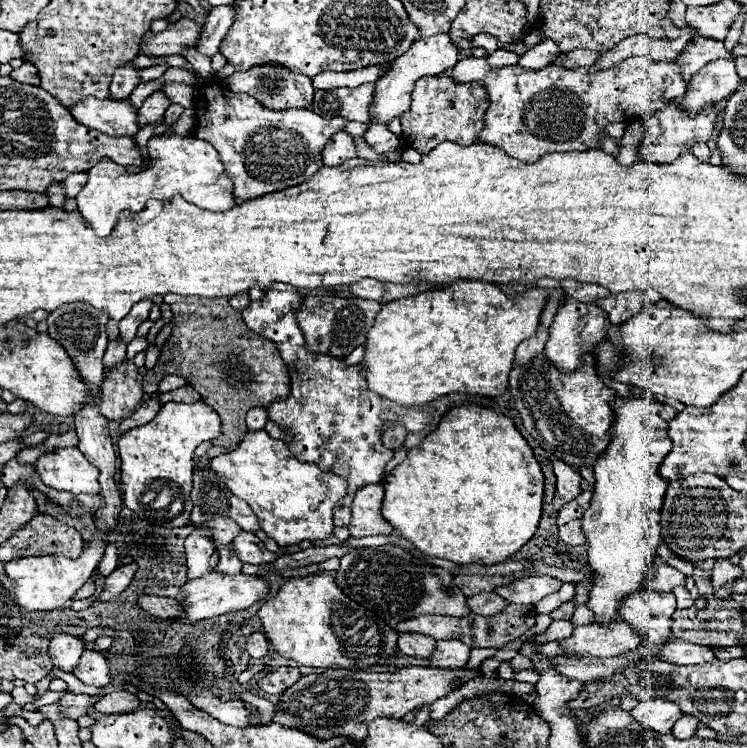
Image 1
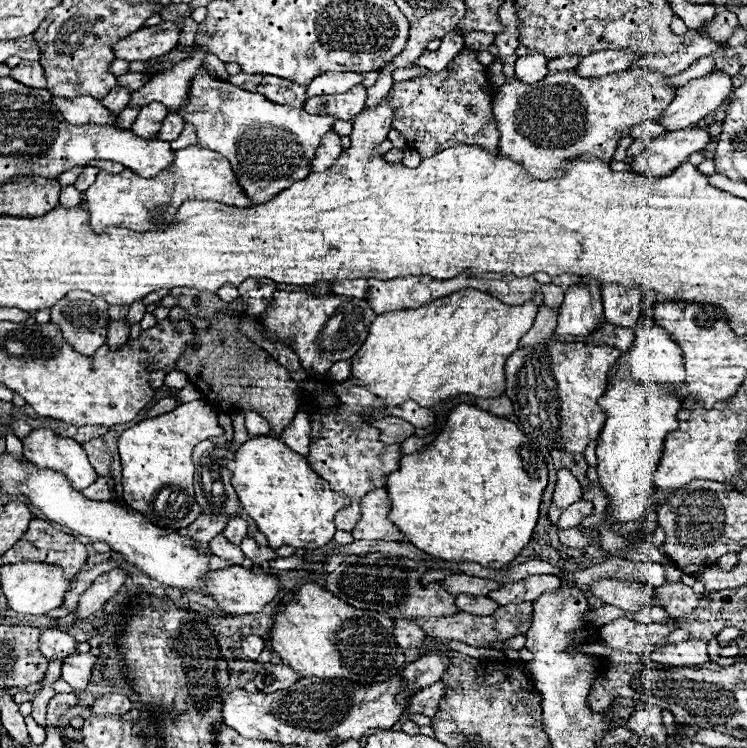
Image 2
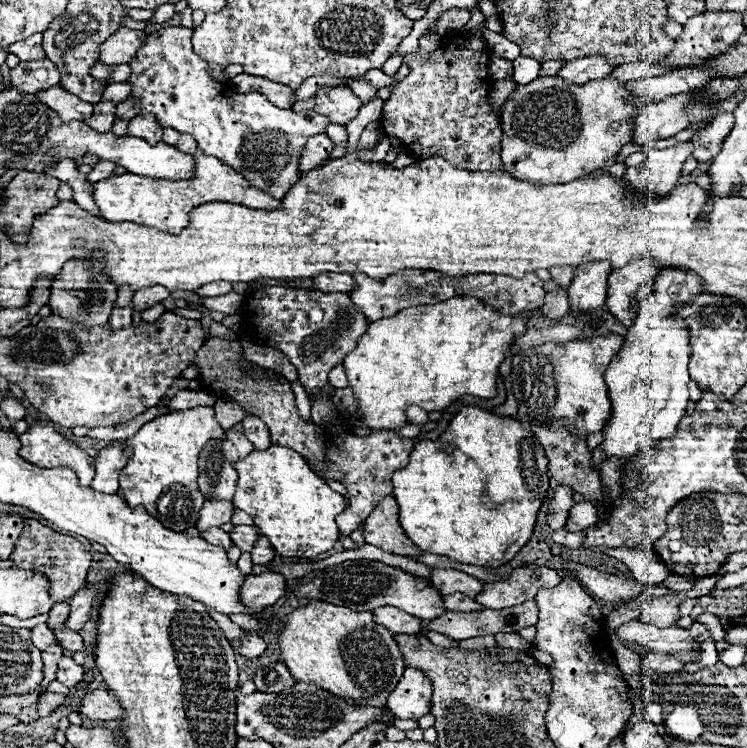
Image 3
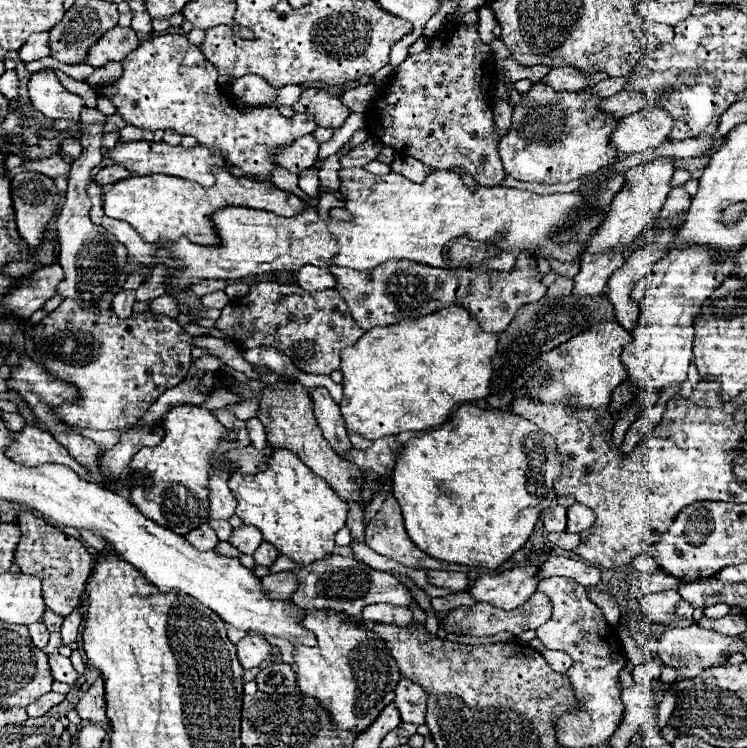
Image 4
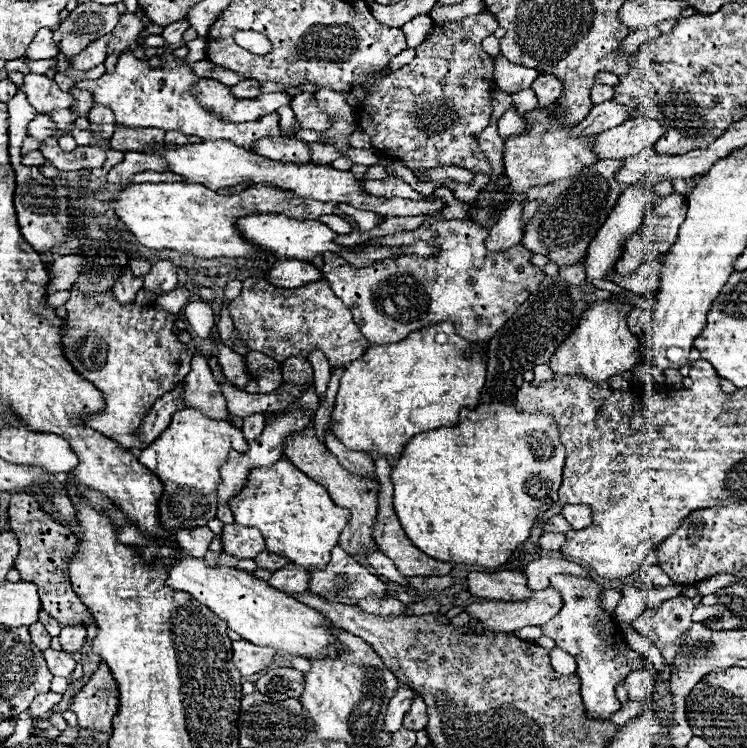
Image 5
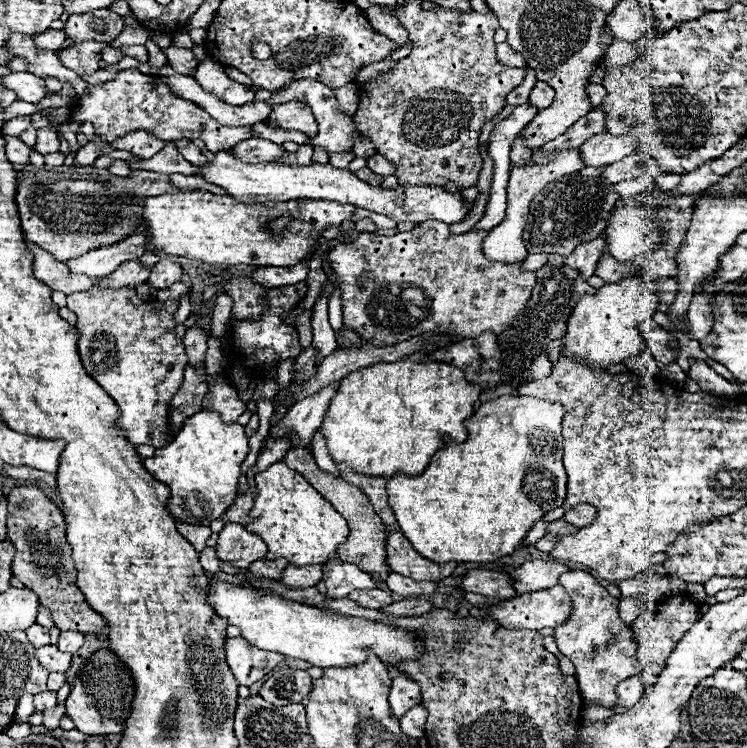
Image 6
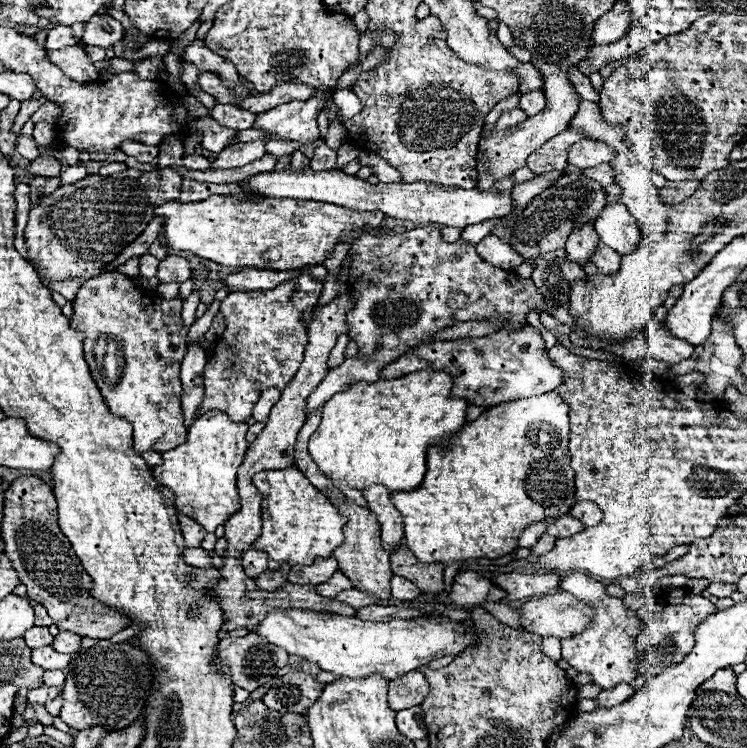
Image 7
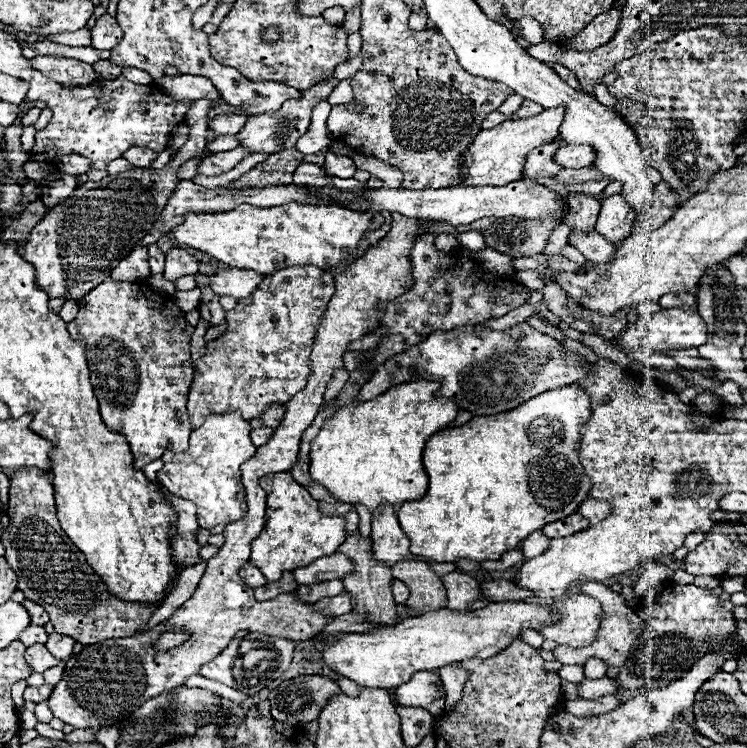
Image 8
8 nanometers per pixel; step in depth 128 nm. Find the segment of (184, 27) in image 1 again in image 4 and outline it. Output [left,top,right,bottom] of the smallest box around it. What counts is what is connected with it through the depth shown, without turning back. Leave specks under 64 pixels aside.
[86,26,138,68]

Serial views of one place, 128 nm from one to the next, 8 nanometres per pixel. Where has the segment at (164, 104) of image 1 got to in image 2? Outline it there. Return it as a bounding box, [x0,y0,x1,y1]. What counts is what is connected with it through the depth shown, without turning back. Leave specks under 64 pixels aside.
[130,102,168,138]

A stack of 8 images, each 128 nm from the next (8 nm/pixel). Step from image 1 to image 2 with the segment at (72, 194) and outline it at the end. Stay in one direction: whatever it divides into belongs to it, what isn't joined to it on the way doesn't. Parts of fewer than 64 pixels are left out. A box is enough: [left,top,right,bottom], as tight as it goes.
[74,166,100,192]

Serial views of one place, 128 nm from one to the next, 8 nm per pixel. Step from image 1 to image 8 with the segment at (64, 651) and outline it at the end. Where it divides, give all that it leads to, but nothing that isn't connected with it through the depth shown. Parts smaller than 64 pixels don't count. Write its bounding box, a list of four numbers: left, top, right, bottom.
[20,626,48,646]

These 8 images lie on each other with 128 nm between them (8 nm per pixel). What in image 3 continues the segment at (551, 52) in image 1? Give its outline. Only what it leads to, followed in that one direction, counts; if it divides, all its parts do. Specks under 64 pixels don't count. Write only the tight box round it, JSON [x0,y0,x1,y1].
[514,56,540,84]

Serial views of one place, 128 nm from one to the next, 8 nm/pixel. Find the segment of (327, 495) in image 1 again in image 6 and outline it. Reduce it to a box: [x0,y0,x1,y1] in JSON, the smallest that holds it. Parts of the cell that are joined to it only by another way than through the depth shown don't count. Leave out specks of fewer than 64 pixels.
[244,462,350,566]

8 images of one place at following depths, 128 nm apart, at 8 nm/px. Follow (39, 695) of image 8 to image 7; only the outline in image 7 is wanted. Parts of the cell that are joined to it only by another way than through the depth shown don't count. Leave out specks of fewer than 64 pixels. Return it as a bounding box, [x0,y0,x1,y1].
[28,686,60,706]

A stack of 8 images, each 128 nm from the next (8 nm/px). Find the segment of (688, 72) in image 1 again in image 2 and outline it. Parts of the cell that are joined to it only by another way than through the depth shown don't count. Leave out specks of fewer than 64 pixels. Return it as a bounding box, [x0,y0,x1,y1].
[634,30,722,76]

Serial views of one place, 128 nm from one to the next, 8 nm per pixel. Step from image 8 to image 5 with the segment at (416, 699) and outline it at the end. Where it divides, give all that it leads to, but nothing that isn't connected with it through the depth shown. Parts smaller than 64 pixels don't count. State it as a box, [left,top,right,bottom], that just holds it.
[384,686,414,732]

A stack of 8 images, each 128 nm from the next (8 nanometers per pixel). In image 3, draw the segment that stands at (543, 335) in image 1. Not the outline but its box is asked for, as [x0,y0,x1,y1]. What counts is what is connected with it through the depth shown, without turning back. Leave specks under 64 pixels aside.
[540,288,568,320]

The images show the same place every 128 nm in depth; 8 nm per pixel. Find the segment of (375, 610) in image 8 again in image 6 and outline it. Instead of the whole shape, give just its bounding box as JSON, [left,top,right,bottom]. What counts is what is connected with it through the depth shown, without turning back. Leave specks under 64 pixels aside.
[284,448,388,582]

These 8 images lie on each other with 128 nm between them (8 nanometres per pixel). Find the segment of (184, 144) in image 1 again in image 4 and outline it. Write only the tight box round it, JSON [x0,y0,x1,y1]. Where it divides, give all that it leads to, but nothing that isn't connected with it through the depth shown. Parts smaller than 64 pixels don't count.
[104,168,318,246]

